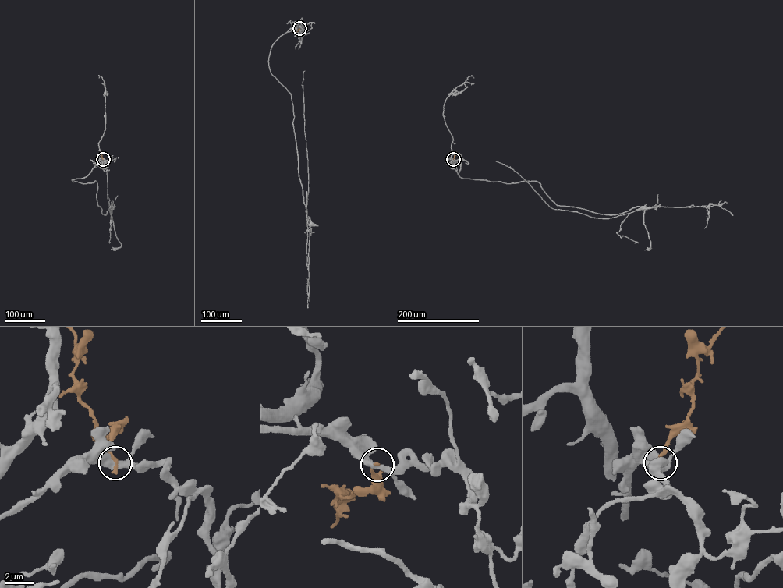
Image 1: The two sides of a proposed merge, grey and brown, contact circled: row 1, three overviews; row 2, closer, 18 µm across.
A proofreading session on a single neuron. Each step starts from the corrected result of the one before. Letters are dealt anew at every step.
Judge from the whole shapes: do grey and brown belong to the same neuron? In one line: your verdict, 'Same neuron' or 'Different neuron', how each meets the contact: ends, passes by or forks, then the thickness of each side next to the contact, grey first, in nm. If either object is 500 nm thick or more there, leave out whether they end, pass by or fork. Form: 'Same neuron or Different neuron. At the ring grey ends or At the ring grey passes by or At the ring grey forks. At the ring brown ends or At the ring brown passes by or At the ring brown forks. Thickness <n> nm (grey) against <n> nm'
Different neuron. At the ring grey passes by. At the ring brown ends. Thickness 440 nm (grey) against 280 nm

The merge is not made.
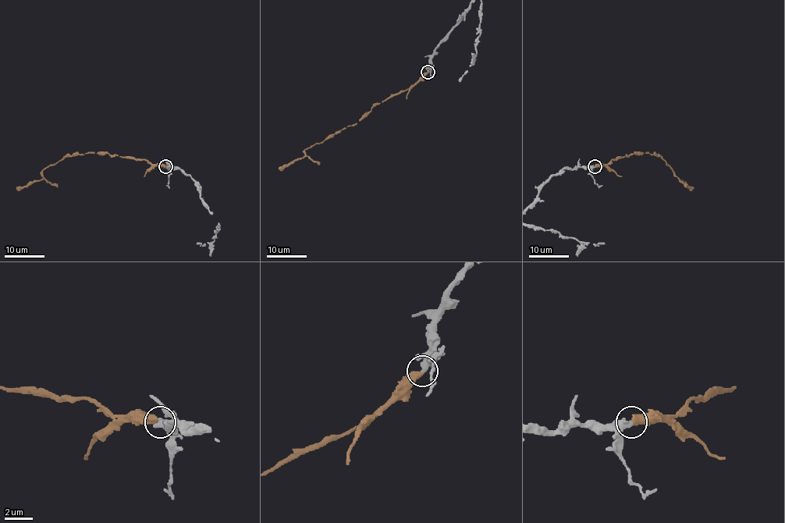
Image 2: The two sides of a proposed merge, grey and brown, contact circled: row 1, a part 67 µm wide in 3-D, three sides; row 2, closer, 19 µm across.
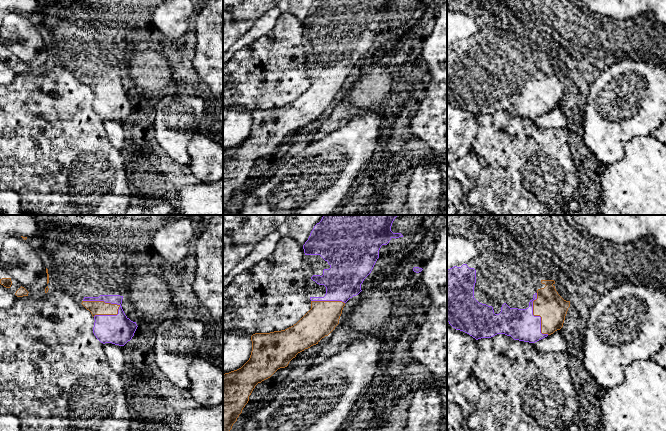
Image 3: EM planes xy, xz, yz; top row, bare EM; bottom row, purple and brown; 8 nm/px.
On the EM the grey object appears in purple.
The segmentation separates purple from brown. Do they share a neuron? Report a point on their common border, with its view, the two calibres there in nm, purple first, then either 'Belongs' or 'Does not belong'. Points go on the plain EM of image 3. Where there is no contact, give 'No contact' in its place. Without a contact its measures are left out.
Touches purple at xy (102, 76). Thickness 220 nm (purple) against 110 nm. Belongs

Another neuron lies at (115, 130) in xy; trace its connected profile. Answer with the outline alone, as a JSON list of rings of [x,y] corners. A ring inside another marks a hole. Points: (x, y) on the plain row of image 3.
[[[105,119],[103,120],[103,125],[112,145],[120,152],[123,151],[127,142],[123,123],[112,119]]]

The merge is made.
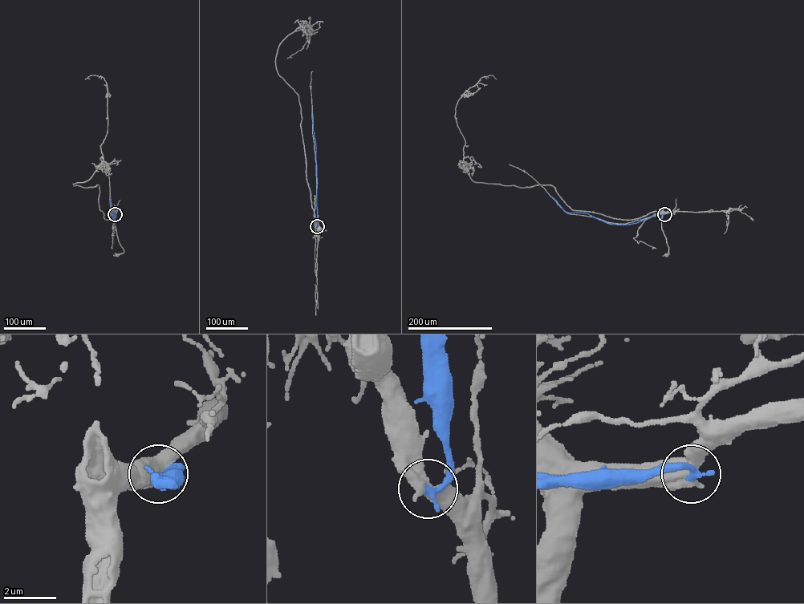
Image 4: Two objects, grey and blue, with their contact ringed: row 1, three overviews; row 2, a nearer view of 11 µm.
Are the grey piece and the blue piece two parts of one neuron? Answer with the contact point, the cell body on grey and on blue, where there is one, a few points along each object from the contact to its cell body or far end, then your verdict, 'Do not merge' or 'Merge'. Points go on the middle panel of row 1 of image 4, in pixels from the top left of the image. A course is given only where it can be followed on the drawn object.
Place: (317, 226). Soma of grey: (318, 229). Soma of blue: none. Course of grey: (317, 226), (316, 223), (326, 230), (318, 229). Course of blue: (317, 226), (316, 151), (312, 113). Merge

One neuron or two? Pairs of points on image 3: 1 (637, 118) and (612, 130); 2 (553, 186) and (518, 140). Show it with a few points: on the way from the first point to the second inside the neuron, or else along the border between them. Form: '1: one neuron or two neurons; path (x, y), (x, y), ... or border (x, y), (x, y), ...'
1: one neuron; path (631, 120), (618, 126)
2: one neuron; path (544, 175), (522, 151)

